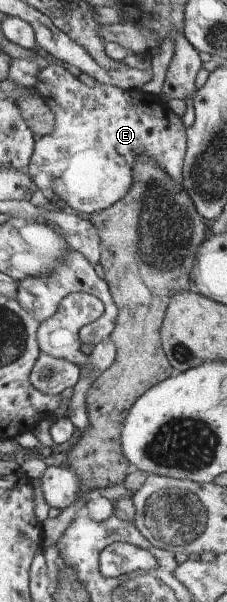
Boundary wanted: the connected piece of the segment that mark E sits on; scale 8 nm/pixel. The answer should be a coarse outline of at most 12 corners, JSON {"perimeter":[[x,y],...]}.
{"perimeter":[[59,64],[35,90],[56,119],[26,170],[91,214],[145,155],[181,182],[186,128],[160,96]]}

